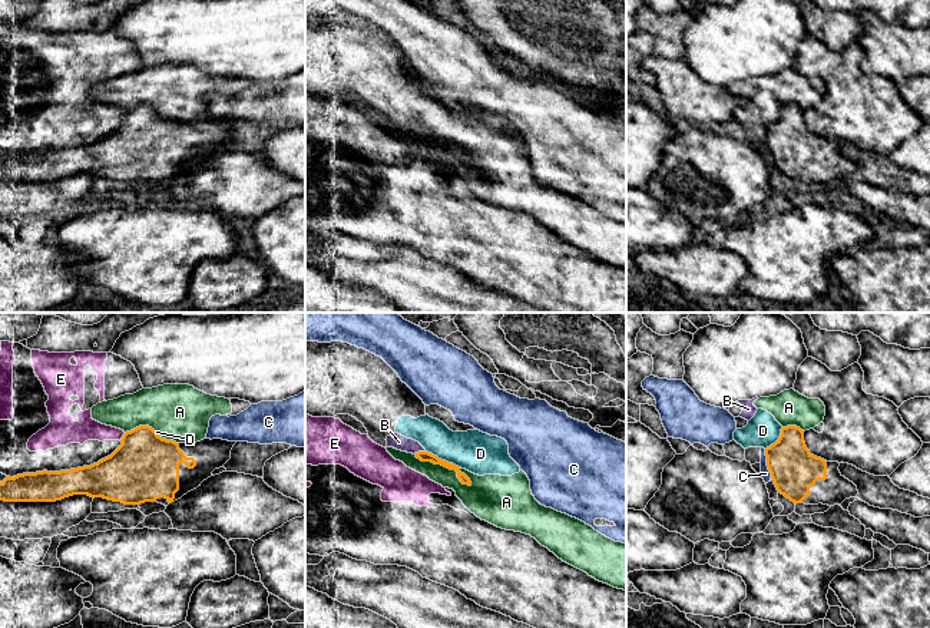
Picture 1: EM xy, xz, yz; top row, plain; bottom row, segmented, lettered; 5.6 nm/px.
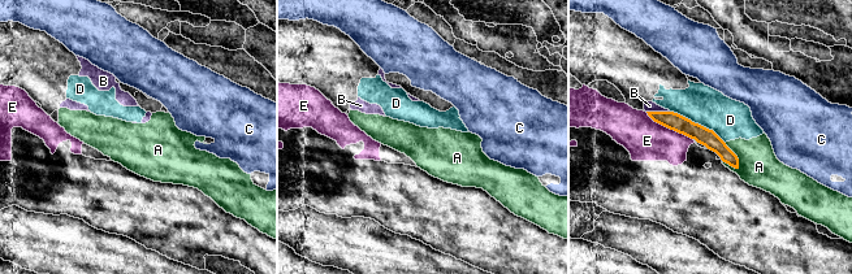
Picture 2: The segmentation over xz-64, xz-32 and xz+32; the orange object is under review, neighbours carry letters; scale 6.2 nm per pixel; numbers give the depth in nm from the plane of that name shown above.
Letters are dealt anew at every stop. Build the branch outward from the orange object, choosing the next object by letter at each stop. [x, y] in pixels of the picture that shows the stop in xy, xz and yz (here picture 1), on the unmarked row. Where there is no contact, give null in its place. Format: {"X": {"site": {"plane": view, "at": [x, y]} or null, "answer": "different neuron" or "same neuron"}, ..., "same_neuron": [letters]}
{"A": {"site": {"plane": "xz", "at": [444, 145]}, "answer": "different neuron"}, "B": {"site": {"plane": "xz", "at": [419, 131]}, "answer": "different neuron"}, "C": {"site": {"plane": "yz", "at": [767, 142]}, "answer": "different neuron"}, "D": {"site": {"plane": "yz", "at": [778, 118]}, "answer": "different neuron"}, "E": {"site": {"plane": "xy", "at": [122, 116]}, "answer": "different neuron"}, "same_neuron": []}

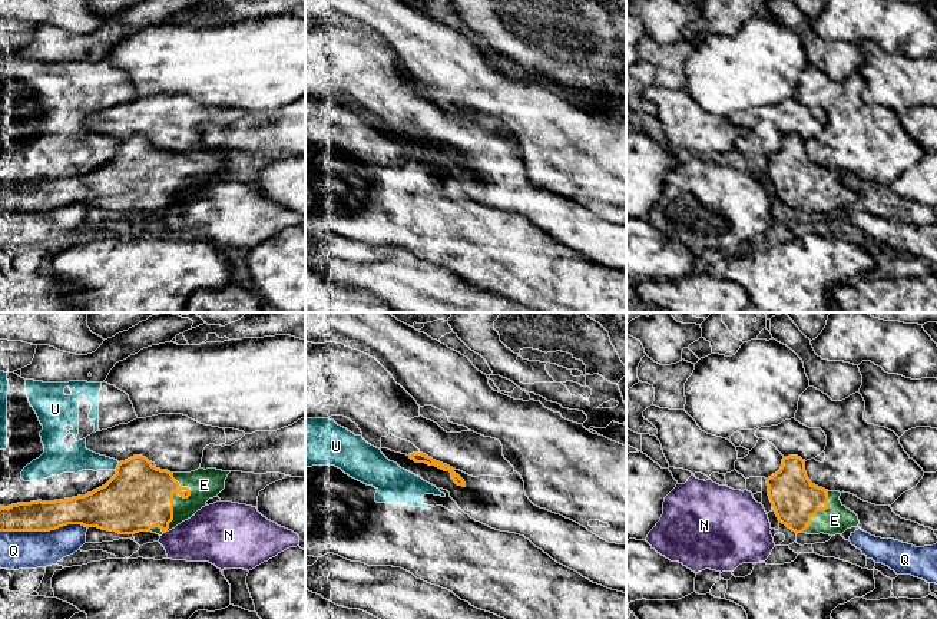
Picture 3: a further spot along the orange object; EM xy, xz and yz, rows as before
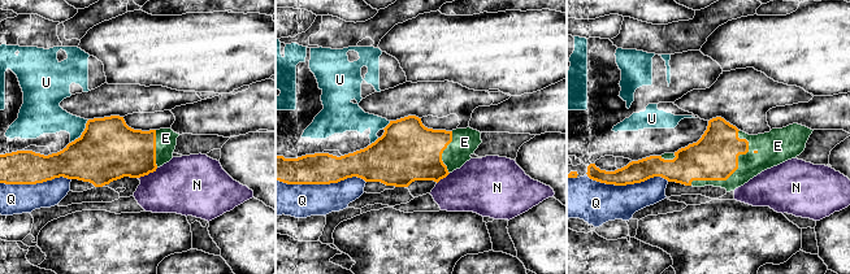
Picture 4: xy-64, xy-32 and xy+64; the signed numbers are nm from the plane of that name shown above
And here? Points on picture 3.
{"E": {"site": {"plane": "xy", "at": [176, 171]}, "answer": "same neuron"}, "N": {"site": {"plane": "xy", "at": [165, 211]}, "answer": "different neuron"}, "Q": {"site": {"plane": "xy", "at": [43, 209]}, "answer": "different neuron"}, "U": {"site": {"plane": "xy", "at": [116, 146]}, "answer": "different neuron"}, "same_neuron": ["E"]}

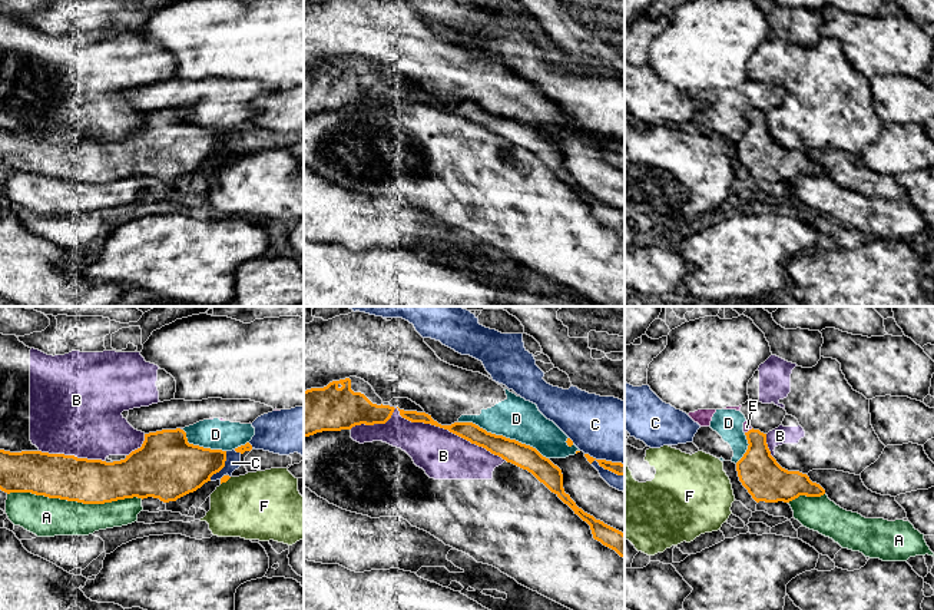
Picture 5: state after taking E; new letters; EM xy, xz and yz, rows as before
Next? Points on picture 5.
{"A": {"site": {"plane": "xy", "at": [75, 179]}, "answer": "different neuron"}, "B": {"site": {"plane": "xz", "at": [426, 102]}, "answer": "different neuron"}, "C": {"site": {"plane": "xy", "at": [222, 146]}, "answer": "different neuron"}, "D": {"site": {"plane": "xz", "at": [502, 115]}, "answer": "different neuron"}, "E": {"site": {"plane": "yz", "at": [749, 109]}, "answer": "different neuron"}, "F": {"site": {"plane": "xy", "at": [225, 161]}, "answer": "different neuron"}, "same_neuron": []}

